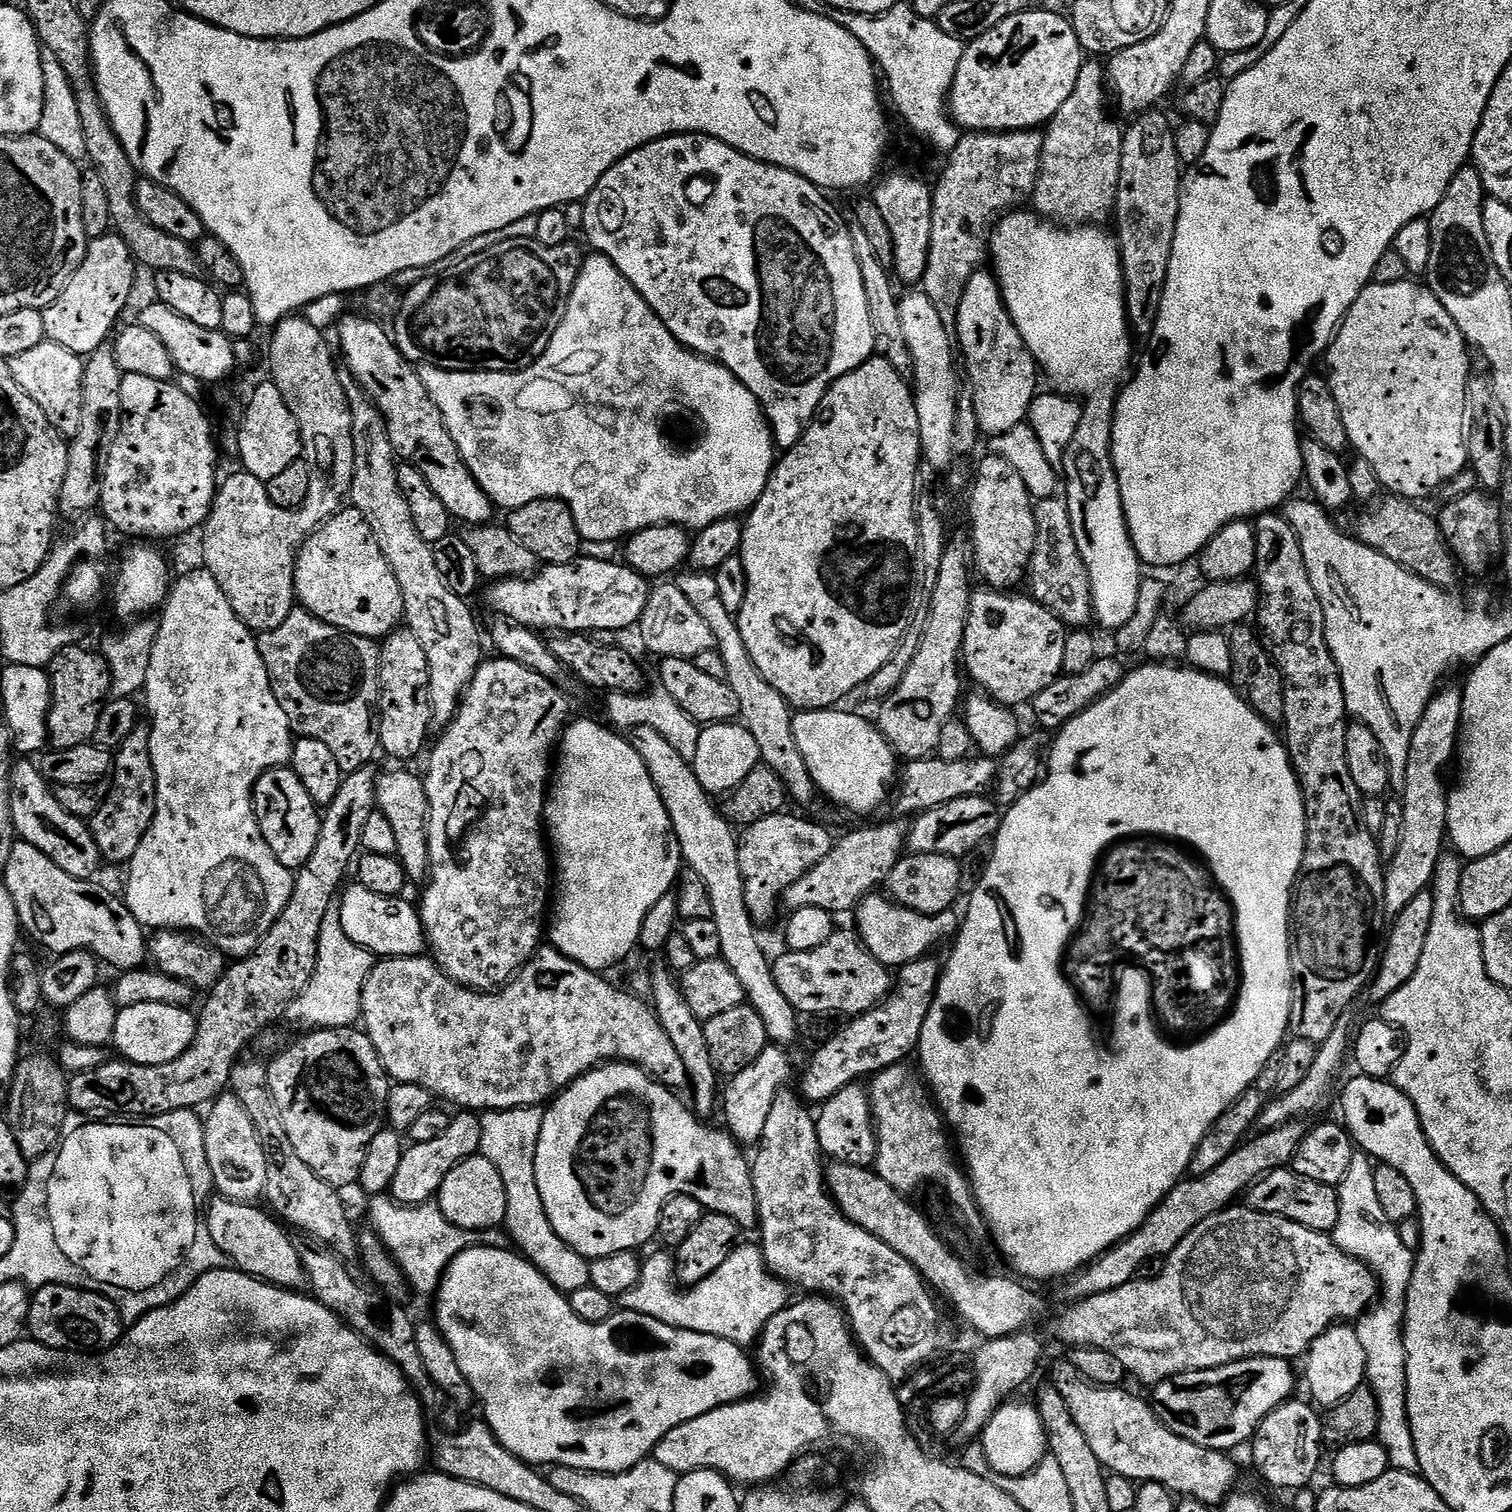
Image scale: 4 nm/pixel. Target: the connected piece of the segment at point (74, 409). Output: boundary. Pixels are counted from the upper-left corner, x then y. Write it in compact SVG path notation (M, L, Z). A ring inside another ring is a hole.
M45 339L43 344L33 346L22 354L8 360L10 374L14 374L14 382L38 402L38 410L50 418L50 426L58 430L65 438L78 434L78 426L82 422L82 374L85 361L78 354L66 350L66 346L58 346Z

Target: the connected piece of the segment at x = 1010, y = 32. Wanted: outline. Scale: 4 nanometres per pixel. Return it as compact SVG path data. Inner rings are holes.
M1031 10L1019 12L1006 18L1006 22L998 22L994 30L982 34L965 47L962 62L958 62L958 74L954 74L952 83L952 95L949 97L950 115L961 129L968 132L1023 132L1039 129L1047 125L1048 121L1054 118L1054 114L1058 114L1058 106L1062 106L1062 102L1070 98L1070 93L1074 91L1074 82L1078 82L1078 74L1084 63L1086 63L1085 50L1078 42L1078 34L1074 34L1074 26L1067 15L1059 16L1056 12L1031 12Z

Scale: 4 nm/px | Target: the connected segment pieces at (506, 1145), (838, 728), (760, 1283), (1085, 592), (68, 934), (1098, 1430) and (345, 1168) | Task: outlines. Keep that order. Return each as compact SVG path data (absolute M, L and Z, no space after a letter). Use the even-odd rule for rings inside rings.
M507 1108L506 1110L485 1111L480 1116L482 1122L482 1142L479 1155L484 1156L502 1174L502 1184L506 1186L506 1218L503 1227L508 1228L524 1259L529 1260L559 1292L570 1294L591 1284L591 1263L577 1254L570 1245L562 1242L546 1218L546 1206L542 1206L542 1194L538 1194L536 1177L536 1151L538 1138L542 1134L545 1109Z
M840 710L797 711L792 717L794 742L798 742L798 750L802 750L806 770L810 770L817 789L823 795L825 792L838 807L868 816L887 802L888 795L889 800L893 795L898 780L898 757L873 721L871 724L852 712L836 711Z
M741 1243L702 1282L685 1287L682 1290L680 1273L676 1270L676 1257L671 1251L656 1252L649 1260L643 1261L638 1282L618 1297L618 1304L623 1311L646 1314L691 1333L710 1334L712 1337L726 1338L743 1348L750 1347L759 1339L764 1328L783 1308L788 1307L789 1285L768 1268L764 1261L764 1249L759 1243Z
M1055 495L1035 501L1034 507L1036 545L1026 569L1030 580L1032 576L1030 595L1033 600L1047 606L1069 629L1083 629L1091 625L1094 620L1092 587L1088 571L1082 562L1082 554L1078 554L1078 542L1074 542L1074 526L1070 526L1067 499Z
M17 839L16 845L14 846L13 852L10 854L10 862L6 862L6 866L2 870L2 882L8 887L8 893L10 898L14 902L16 907L16 913L20 919L21 929L25 933L33 932L36 935L36 940L44 948L49 948L52 954L63 954L65 952L75 952L77 950L81 952L91 952L93 956L96 957L97 961L109 964L110 967L116 968L117 973L121 972L132 972L136 968L145 967L146 961L150 956L150 940L146 935L146 929L144 925L138 923L136 919L130 914L128 907L124 905L123 899L119 895L116 896L108 888L103 888L102 885L96 884L92 880L79 880L74 878L70 874L66 874L66 870L62 870L62 866L58 866L54 862L50 862L50 858L46 858L46 854L42 854L42 850L38 850L38 846L30 846L25 840Z
M1060 1358L1053 1366L1050 1382L1056 1387L1058 1394L1062 1394L1070 1415L1073 1416L1078 1430L1082 1430L1086 1442L1090 1442L1098 1462L1111 1475L1125 1476L1133 1482L1152 1481L1164 1484L1177 1497L1191 1498L1209 1506L1223 1505L1233 1495L1235 1488L1232 1487L1236 1484L1236 1464L1231 1460L1233 1457L1213 1448L1203 1448L1198 1446L1198 1442L1190 1442L1174 1434L1174 1430L1167 1428L1152 1413L1152 1405L1147 1399L1139 1400L1134 1393L1127 1392L1127 1387L1124 1386L1107 1388L1101 1384L1091 1384L1086 1378L1082 1378L1082 1374L1078 1374L1078 1370L1074 1370L1074 1366L1066 1358Z
M351 1027L322 1028L309 1033L309 1036L294 1041L292 1048L270 1060L270 1090L278 1102L286 1134L294 1150L298 1150L298 1158L302 1158L302 1162L306 1162L306 1166L310 1166L318 1178L337 1190L344 1190L347 1184L355 1185L359 1181L367 1147L385 1127L390 1080L367 1032Z

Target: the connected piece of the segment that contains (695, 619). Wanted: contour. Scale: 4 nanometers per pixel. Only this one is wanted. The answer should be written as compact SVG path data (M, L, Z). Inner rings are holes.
M660 582L651 589L646 602L646 610L642 614L638 625L638 633L644 639L644 644L656 655L656 658L665 656L681 656L687 660L695 660L698 654L711 652L716 647L716 638L710 626L706 624L702 614L690 606L690 598L682 594L679 583Z

